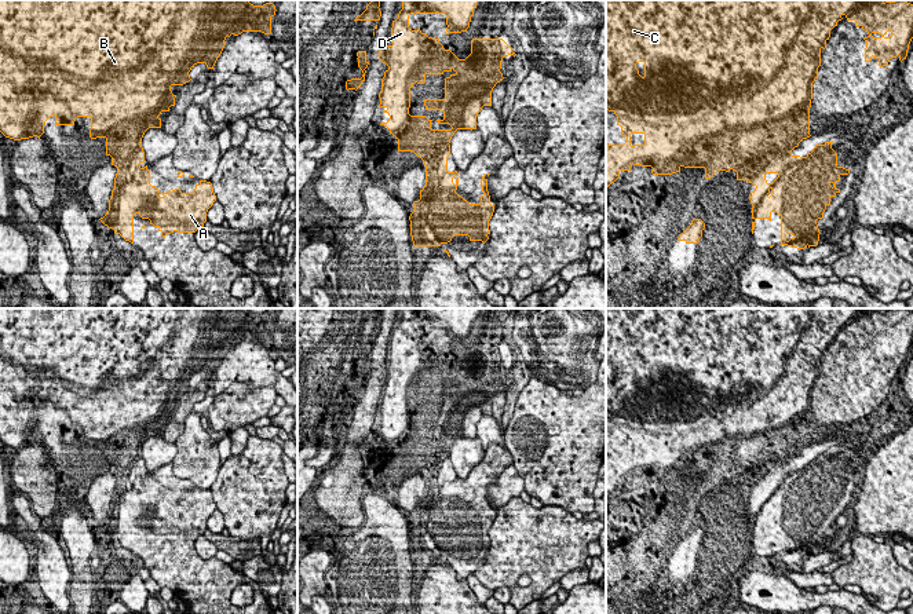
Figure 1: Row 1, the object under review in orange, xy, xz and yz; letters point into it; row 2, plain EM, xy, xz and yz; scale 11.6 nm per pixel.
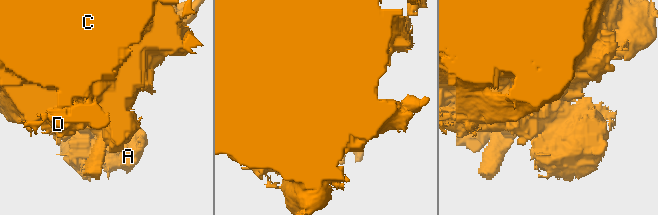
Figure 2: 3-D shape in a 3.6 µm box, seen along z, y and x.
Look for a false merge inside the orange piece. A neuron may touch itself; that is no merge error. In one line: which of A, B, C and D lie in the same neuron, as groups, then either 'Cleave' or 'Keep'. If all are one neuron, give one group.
Groups: A / B C D. Cleave

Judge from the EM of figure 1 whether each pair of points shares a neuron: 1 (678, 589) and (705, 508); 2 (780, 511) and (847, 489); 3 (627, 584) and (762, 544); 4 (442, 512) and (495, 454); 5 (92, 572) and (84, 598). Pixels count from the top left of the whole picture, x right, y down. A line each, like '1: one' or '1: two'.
1: one
2: one
3: two
4: one
5: one

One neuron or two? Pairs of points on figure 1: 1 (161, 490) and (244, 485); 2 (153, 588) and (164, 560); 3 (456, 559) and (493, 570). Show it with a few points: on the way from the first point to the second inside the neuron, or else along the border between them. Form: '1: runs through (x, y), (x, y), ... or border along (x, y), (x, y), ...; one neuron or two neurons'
1: border along (210, 490), (216, 508); two neurons
2: border along (150, 576), (161, 587); two neurons
3: border along (489, 548), (486, 560), (478, 567); two neurons

